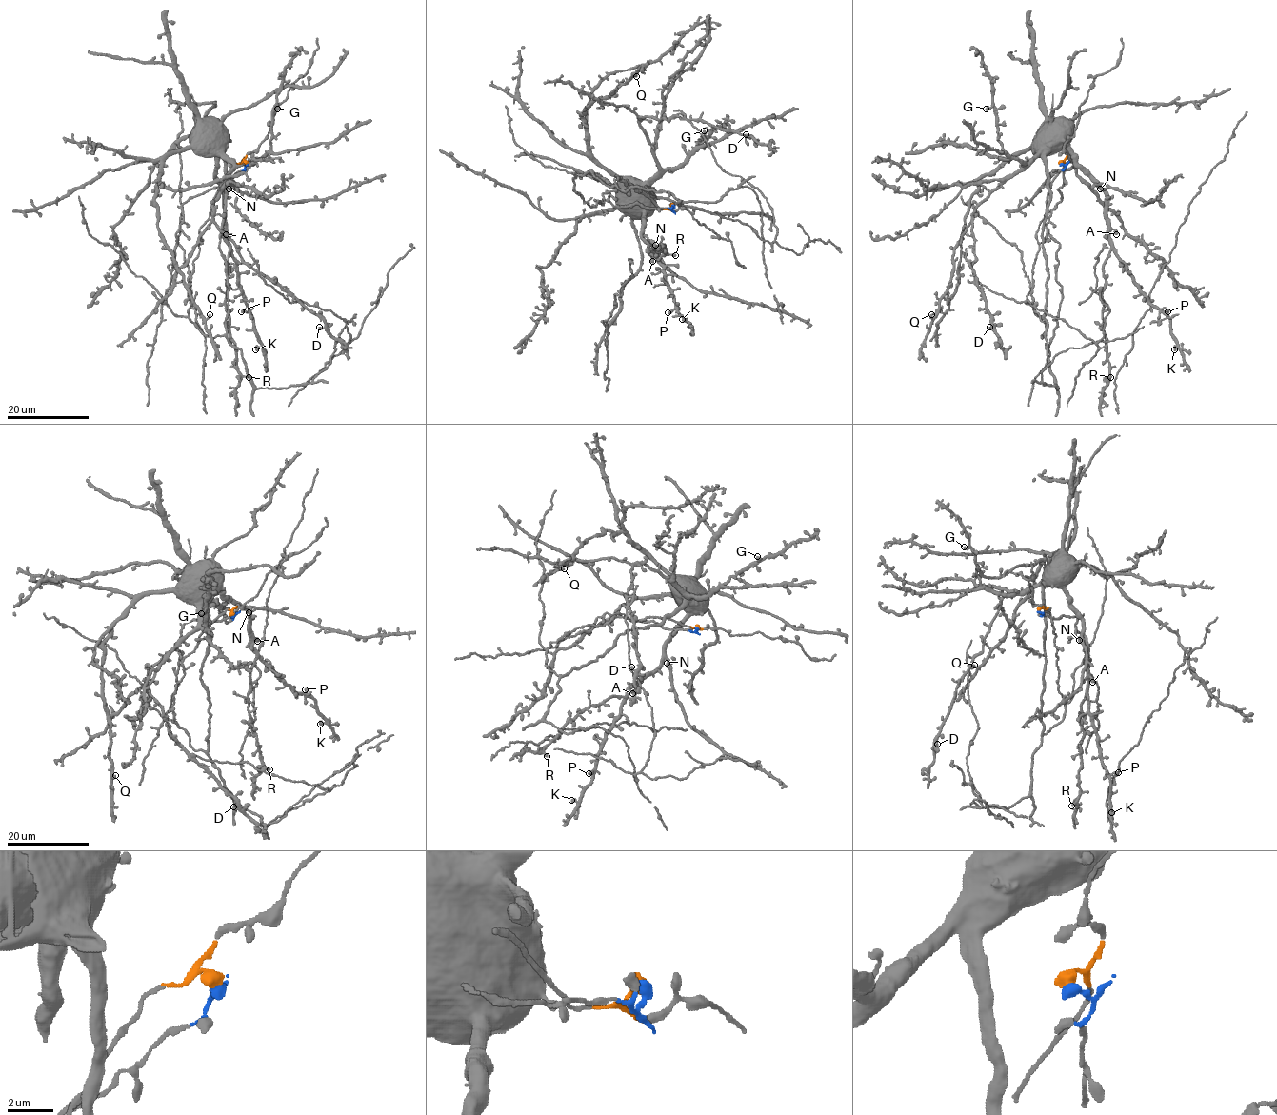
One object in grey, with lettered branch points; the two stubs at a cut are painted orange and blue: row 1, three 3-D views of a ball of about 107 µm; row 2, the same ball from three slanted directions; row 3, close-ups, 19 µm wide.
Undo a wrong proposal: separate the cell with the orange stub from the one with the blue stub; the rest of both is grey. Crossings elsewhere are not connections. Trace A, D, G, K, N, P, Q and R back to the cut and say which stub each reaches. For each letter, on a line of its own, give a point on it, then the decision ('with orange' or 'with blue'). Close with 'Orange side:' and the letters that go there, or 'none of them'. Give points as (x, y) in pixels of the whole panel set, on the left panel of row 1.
A: (226, 234) | with orange
D: (319, 327) | with orange
G: (277, 109) | with orange
K: (255, 349) | with orange
N: (229, 189) | with orange
P: (241, 311) | with orange
Q: (209, 314) | with orange
R: (249, 377) | with orange
Orange side: A, D, G, K, N, P, Q, R

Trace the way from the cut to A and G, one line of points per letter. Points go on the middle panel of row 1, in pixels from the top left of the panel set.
A: (672, 205), (660, 209), (614, 179), (626, 191), (655, 191), (646, 188), (652, 194), (643, 210), (652, 261)
G: (672, 205), (660, 209), (614, 179), (620, 189), (652, 194), (648, 185), (676, 169), (704, 130)

